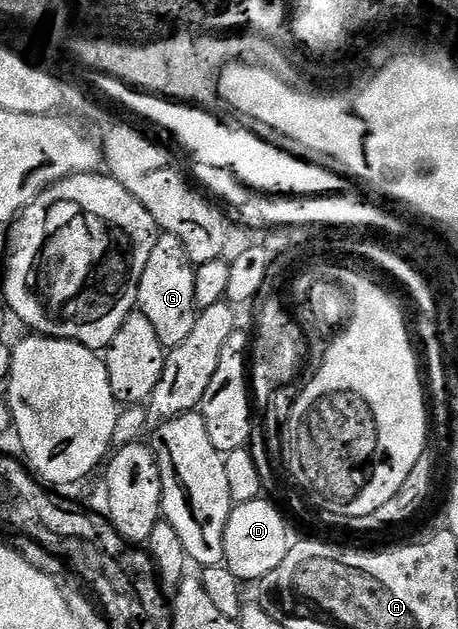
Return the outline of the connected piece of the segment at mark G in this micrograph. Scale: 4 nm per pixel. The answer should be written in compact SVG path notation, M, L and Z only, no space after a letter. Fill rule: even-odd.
M162 233L158 237L151 260L147 260L139 280L137 306L140 313L145 314L151 324L155 324L155 332L167 348L183 344L183 340L191 336L191 328L195 328L199 313L195 298L195 264L175 235Z

